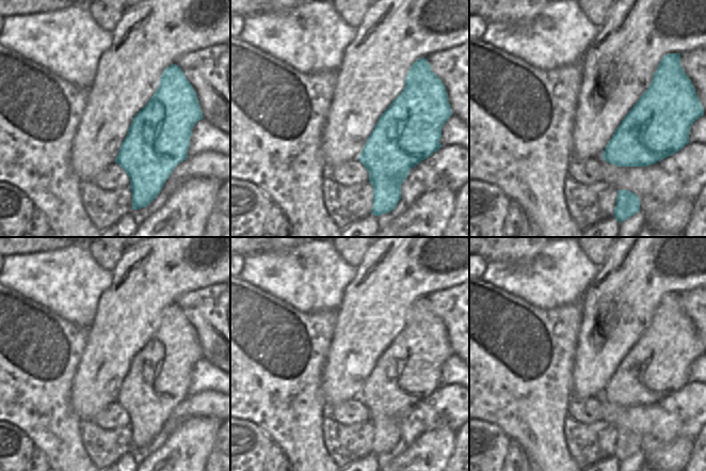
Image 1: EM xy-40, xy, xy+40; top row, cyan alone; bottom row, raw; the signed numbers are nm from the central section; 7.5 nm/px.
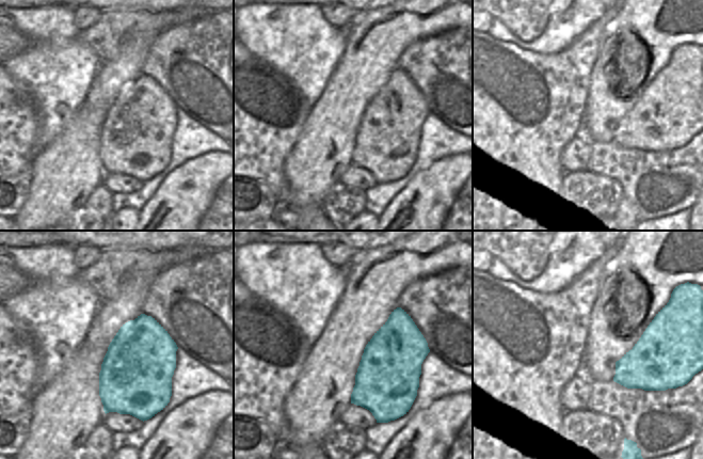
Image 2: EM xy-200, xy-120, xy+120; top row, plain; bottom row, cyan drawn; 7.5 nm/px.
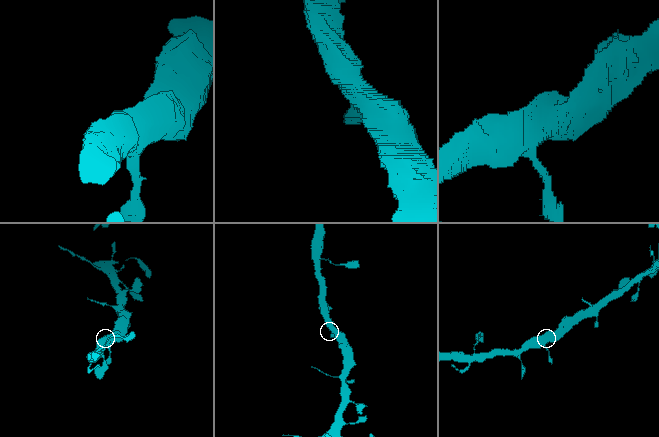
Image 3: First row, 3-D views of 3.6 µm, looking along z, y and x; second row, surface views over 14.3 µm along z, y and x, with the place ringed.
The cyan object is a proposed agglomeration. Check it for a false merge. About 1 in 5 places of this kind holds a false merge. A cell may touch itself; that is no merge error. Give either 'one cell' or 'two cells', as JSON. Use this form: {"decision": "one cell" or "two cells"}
{"decision": "one cell"}

